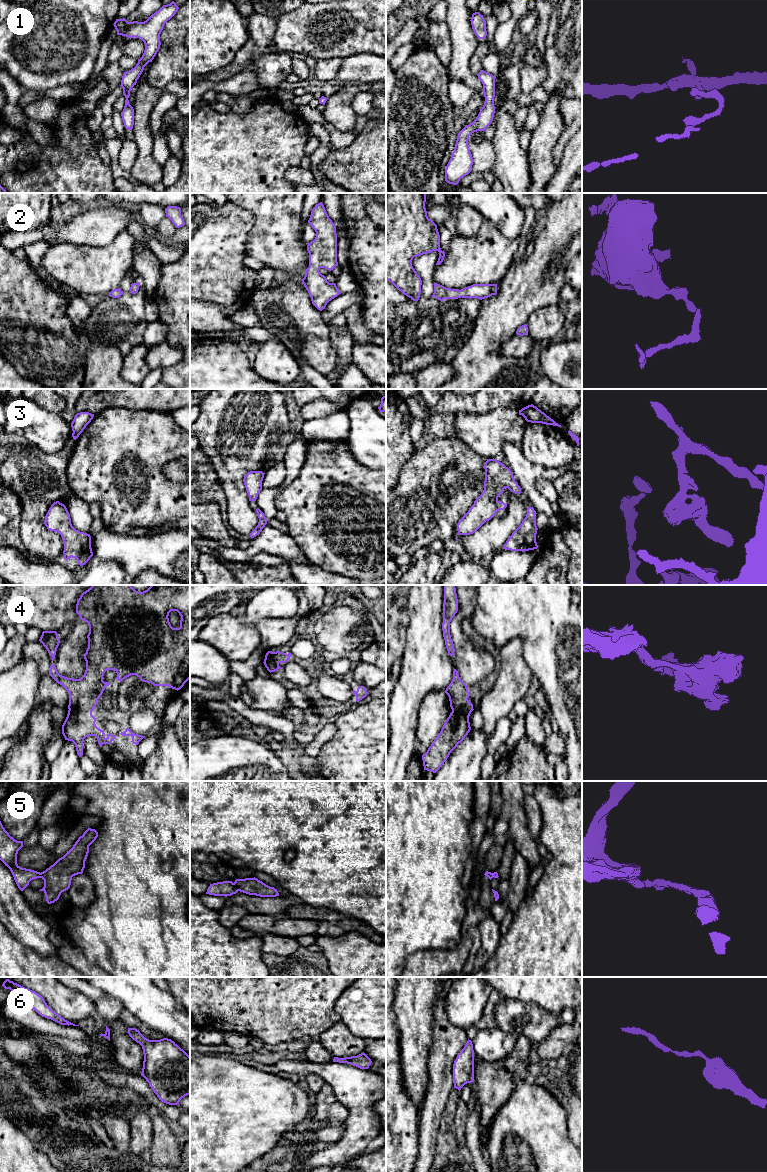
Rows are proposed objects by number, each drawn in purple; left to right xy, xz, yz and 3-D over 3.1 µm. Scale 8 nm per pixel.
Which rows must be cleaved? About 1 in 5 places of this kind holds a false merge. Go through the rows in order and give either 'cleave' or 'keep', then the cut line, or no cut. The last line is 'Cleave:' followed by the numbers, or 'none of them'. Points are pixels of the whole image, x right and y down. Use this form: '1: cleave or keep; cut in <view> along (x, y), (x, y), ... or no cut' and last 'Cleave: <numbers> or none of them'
1: keep; no cut
2: keep; no cut
3: keep; no cut
4: keep; no cut
5: cleave; cut in xz along (233, 883), (239, 890)
6: keep; no cut
Cleave: 5

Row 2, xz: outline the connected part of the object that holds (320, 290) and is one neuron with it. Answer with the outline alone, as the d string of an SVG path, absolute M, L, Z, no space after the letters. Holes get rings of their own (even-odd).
M322 202L316 204L312 209L308 223L315 230L316 237L307 245L309 267L305 270L305 276L302 279L302 283L311 297L312 304L318 310L322 311L329 301L341 294L336 284L329 283L326 277L319 272L320 268L331 271L338 266L336 225L329 218Z

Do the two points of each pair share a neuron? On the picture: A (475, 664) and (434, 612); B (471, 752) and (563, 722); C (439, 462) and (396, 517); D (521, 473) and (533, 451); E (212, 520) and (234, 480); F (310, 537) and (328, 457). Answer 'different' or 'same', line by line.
A: different
B: different
C: same
D: different
E: different
F: same

